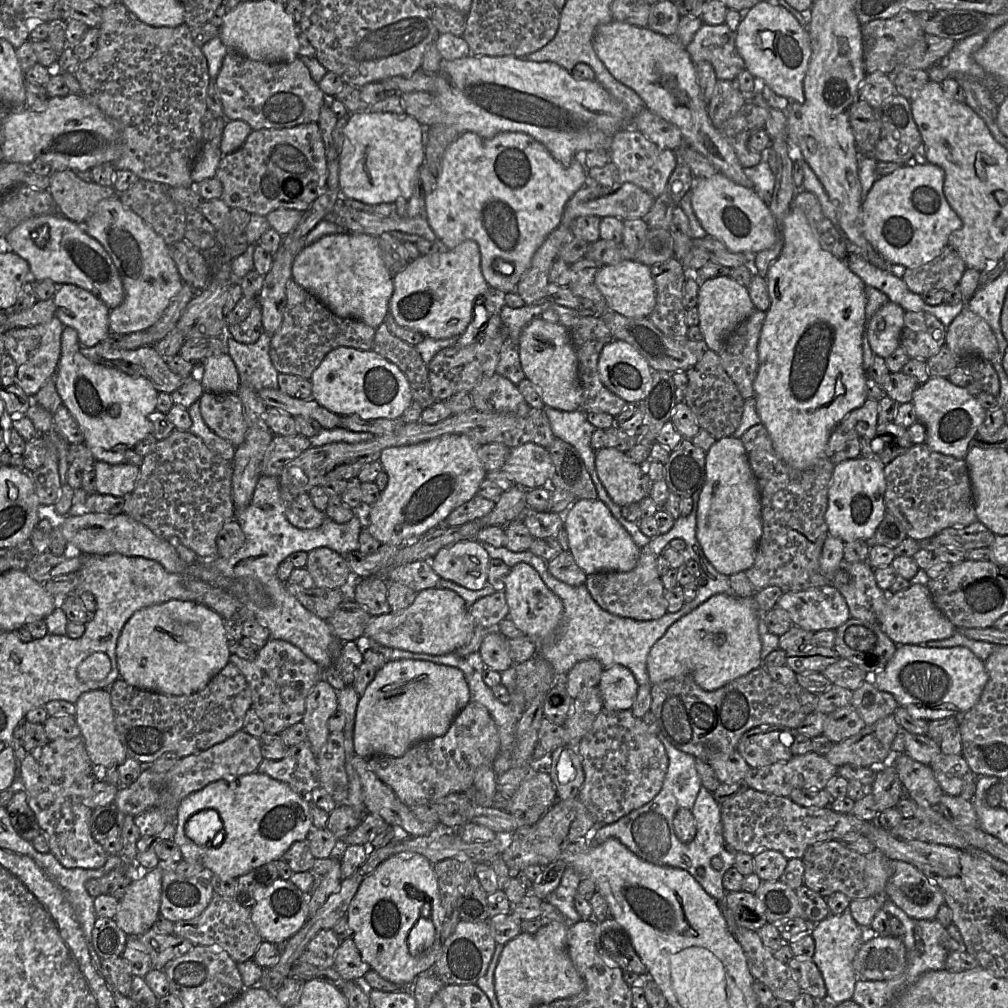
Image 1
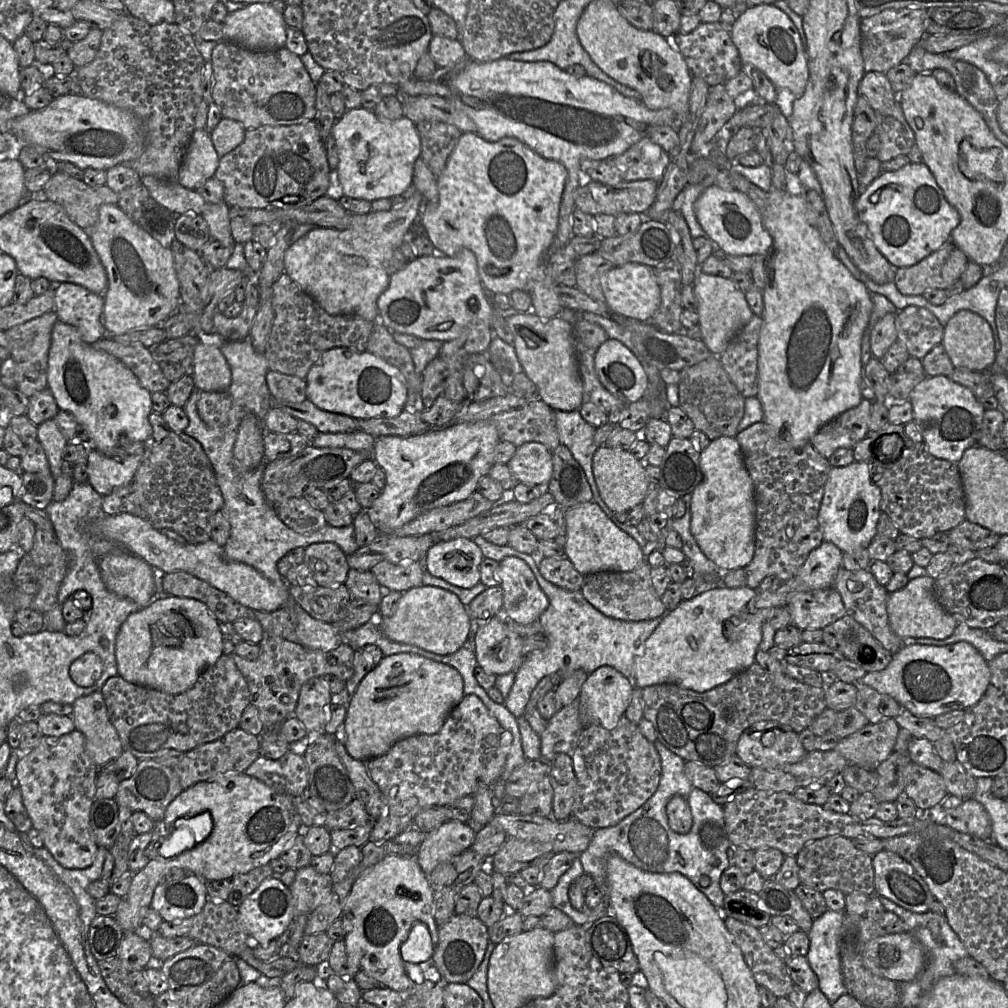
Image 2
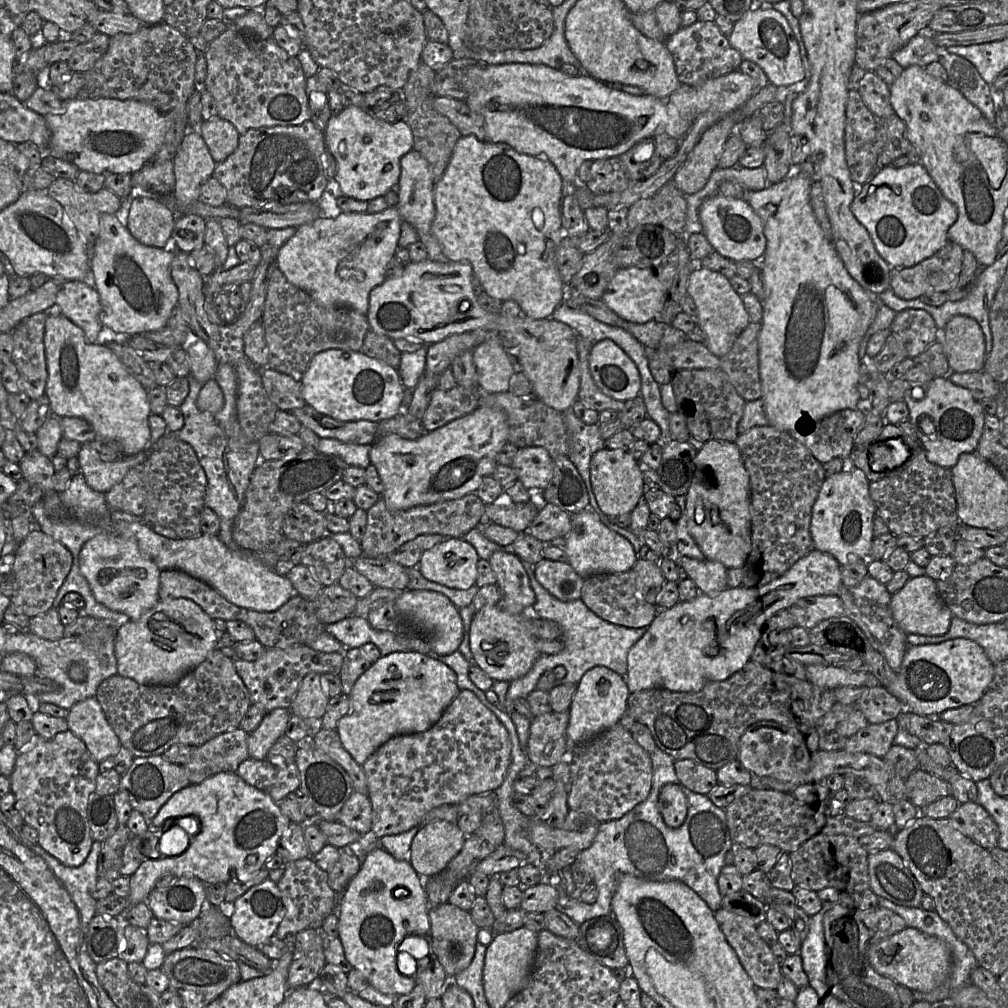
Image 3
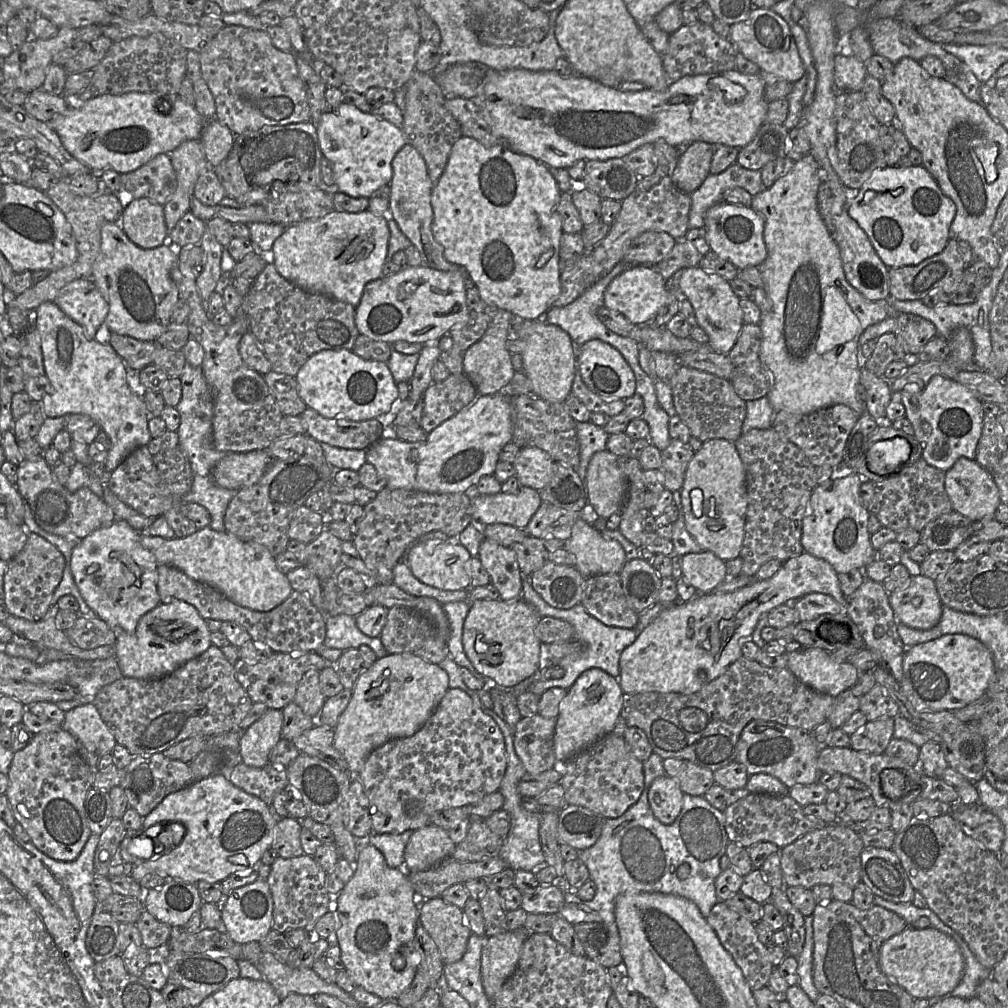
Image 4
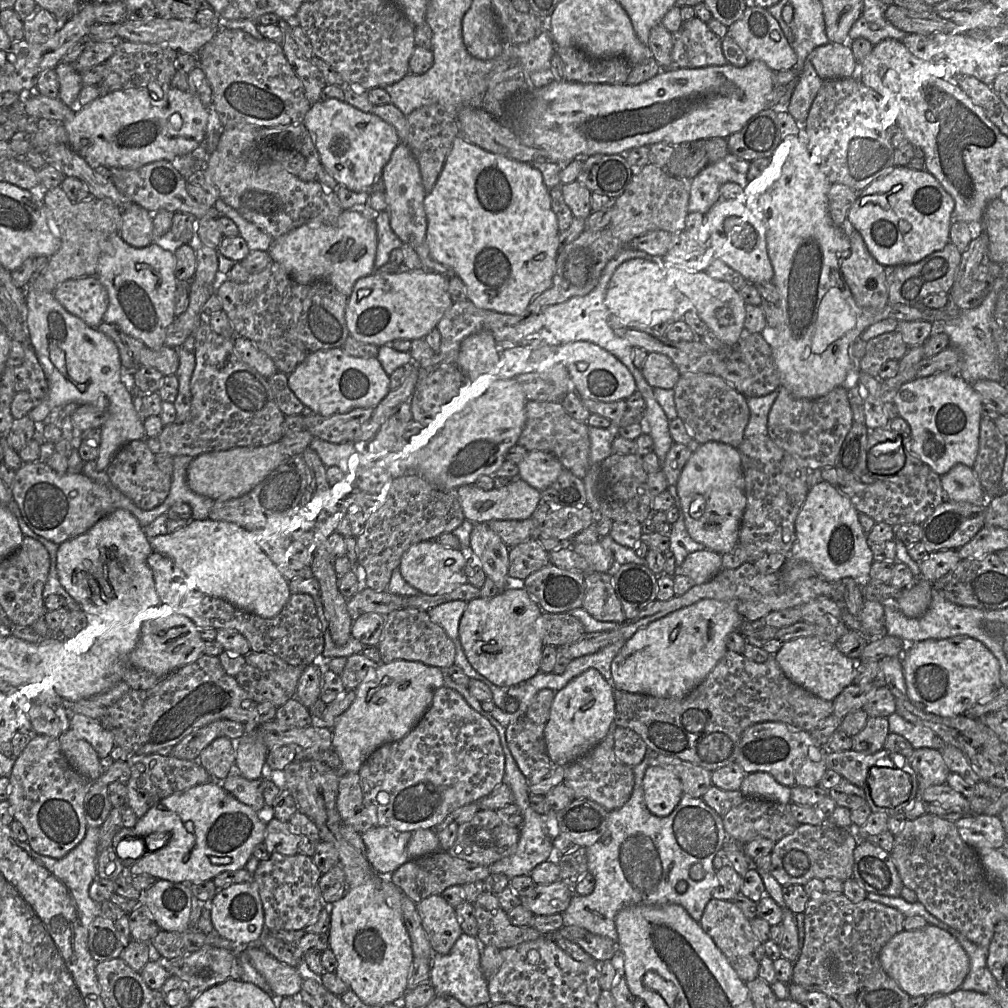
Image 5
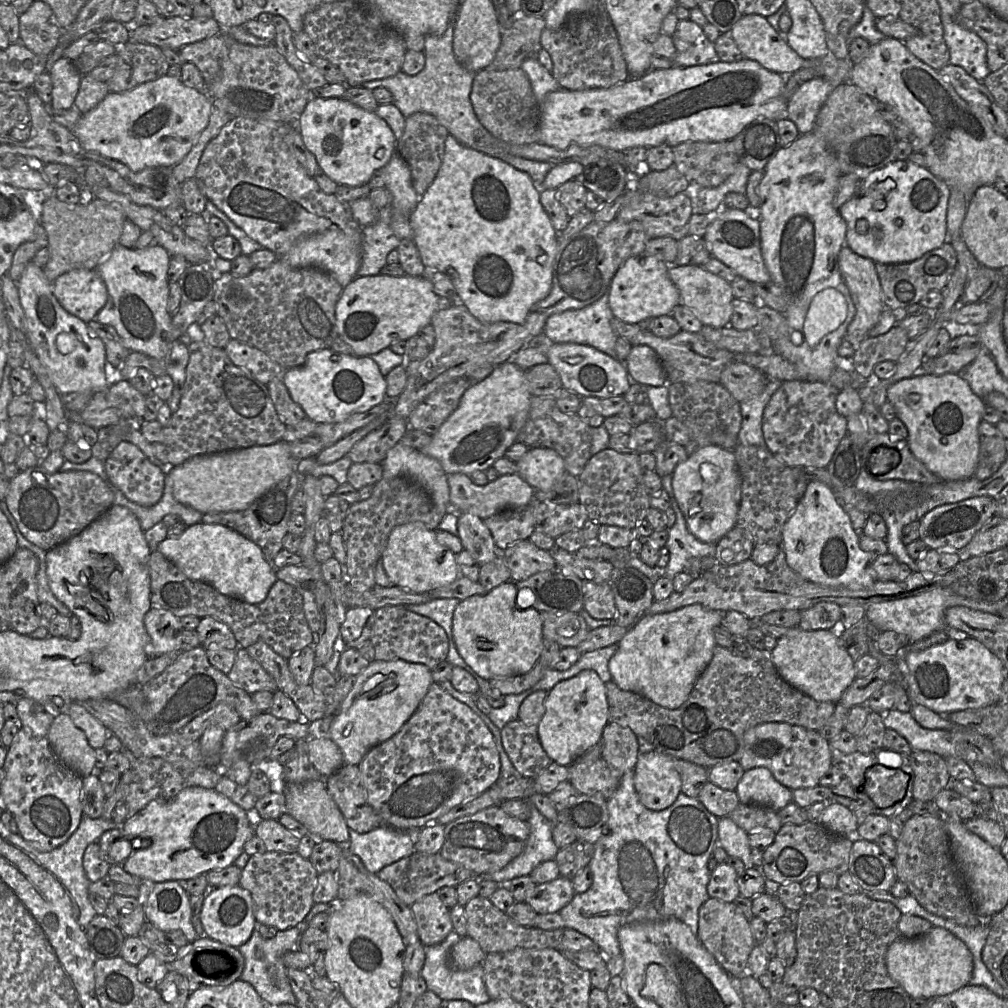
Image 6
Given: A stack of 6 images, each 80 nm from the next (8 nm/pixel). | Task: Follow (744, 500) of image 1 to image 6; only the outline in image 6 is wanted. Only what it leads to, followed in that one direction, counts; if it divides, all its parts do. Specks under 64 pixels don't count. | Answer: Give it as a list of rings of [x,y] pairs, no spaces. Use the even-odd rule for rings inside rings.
[[[718,445],[698,447],[672,473],[675,498],[689,531],[700,541],[717,543],[737,524],[741,500],[741,477],[733,450]]]

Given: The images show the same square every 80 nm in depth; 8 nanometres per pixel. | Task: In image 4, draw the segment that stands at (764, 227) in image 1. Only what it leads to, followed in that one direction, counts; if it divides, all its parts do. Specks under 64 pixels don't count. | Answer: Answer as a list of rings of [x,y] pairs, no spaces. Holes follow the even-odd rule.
[[[722,200],[707,210],[704,228],[710,251],[732,263],[738,270],[749,266],[760,267],[764,262],[767,255],[763,237],[764,219],[751,207]]]

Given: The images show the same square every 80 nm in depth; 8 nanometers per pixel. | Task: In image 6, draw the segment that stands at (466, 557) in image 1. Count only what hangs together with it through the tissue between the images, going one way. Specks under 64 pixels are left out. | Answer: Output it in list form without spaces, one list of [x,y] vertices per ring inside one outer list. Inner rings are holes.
[[[410,522],[395,527],[389,535],[387,545],[381,556],[381,562],[394,586],[414,593],[430,592],[444,587],[460,576],[456,563],[456,554],[438,542],[435,530],[428,529],[421,522]]]

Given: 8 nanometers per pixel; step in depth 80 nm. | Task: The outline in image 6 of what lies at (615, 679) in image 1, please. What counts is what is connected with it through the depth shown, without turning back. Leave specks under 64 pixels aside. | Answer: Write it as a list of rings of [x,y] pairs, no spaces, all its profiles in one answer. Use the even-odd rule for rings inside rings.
[[[591,669],[558,682],[547,694],[545,713],[537,725],[544,751],[555,763],[570,766],[588,749],[601,742],[604,727],[609,723],[605,683]]]

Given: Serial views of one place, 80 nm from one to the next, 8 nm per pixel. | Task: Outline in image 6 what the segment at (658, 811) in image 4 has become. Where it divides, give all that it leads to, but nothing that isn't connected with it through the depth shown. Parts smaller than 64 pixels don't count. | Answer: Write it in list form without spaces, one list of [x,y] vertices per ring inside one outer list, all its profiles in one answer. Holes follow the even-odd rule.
[[[653,750],[639,753],[634,786],[641,803],[650,810],[671,806],[681,792],[681,777],[673,756]]]

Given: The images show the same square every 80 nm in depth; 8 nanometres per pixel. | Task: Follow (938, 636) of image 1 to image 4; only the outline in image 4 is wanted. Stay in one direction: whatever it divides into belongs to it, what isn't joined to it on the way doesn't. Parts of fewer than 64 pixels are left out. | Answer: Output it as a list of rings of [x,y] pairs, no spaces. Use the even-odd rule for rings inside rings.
[[[911,576],[907,585],[889,594],[889,603],[898,622],[911,628],[929,630],[942,615],[943,604],[935,580]]]

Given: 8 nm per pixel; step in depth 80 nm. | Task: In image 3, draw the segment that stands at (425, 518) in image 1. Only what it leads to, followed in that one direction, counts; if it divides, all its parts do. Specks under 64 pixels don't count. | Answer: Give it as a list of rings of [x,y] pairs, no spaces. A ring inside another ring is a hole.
[[[478,406],[471,413],[426,432],[415,440],[395,434],[379,436],[369,458],[384,484],[382,498],[389,510],[403,510],[462,498],[476,493],[482,479],[492,475],[496,457],[508,442],[508,420],[504,411]]]

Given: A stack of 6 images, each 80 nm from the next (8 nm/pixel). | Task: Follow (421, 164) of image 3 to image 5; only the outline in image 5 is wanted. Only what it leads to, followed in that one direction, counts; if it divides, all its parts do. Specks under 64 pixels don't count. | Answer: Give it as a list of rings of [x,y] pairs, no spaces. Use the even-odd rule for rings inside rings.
[[[401,142],[394,149],[389,162],[383,168],[382,178],[385,182],[387,211],[392,230],[403,243],[409,244],[417,252],[423,269],[447,277],[454,276],[452,269],[435,261],[430,254],[426,242],[427,218],[424,208],[424,199],[427,194],[422,183],[418,162],[405,143]]]

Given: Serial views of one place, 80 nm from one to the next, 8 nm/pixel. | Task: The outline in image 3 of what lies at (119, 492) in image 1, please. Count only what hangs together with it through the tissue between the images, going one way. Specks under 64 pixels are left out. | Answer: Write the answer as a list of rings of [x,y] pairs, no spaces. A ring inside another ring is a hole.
[[[83,443],[77,458],[87,485],[97,492],[106,493],[121,482],[131,468],[144,462],[148,453],[143,450],[114,461],[104,461],[90,443]]]

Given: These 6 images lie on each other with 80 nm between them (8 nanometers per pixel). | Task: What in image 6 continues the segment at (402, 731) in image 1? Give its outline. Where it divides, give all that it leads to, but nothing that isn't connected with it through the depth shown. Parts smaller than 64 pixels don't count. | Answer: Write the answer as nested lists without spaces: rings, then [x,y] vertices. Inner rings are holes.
[[[404,660],[370,662],[368,667],[355,677],[351,691],[349,692],[347,697],[344,699],[344,701],[341,703],[338,711],[334,715],[332,725],[330,727],[330,739],[341,750],[342,755],[343,755],[343,763],[350,764],[350,765],[359,765],[362,759],[364,758],[364,756],[367,754],[367,752],[371,748],[383,743],[384,741],[394,736],[402,728],[402,726],[410,719],[410,717],[414,714],[414,712],[417,710],[421,701],[427,694],[428,689],[432,683],[433,683],[433,679],[432,679],[431,669],[423,664],[411,663],[411,662],[407,662]]]

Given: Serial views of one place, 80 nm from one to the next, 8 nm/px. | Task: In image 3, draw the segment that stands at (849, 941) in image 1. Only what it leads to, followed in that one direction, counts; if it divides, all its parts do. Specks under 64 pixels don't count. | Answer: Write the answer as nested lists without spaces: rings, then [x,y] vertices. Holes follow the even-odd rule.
[[[821,909],[810,917],[809,932],[801,944],[799,955],[802,965],[812,987],[822,1000],[829,994],[826,982],[826,954],[823,917],[826,910]]]

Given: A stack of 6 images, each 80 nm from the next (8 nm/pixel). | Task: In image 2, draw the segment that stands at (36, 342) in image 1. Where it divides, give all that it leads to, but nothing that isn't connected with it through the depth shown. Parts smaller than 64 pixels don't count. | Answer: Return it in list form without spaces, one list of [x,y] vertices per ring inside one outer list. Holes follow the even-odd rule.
[[[49,311],[39,317],[5,331],[10,349],[10,357],[16,364],[17,389],[29,398],[47,387],[48,356],[51,345],[51,334],[58,317]]]

